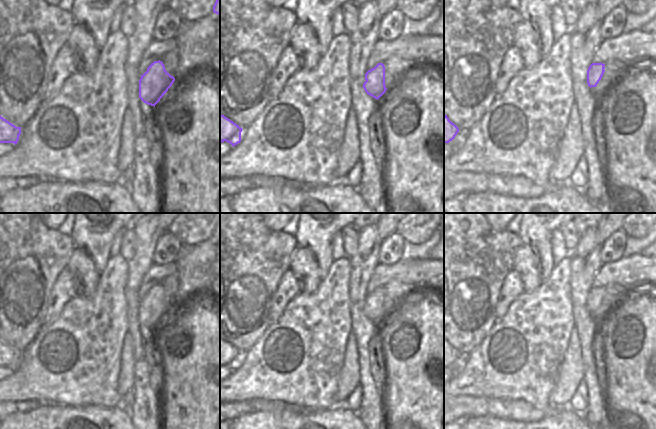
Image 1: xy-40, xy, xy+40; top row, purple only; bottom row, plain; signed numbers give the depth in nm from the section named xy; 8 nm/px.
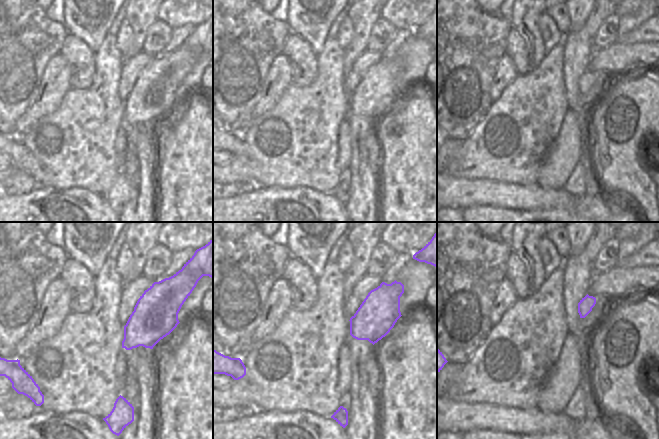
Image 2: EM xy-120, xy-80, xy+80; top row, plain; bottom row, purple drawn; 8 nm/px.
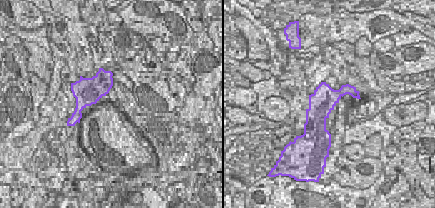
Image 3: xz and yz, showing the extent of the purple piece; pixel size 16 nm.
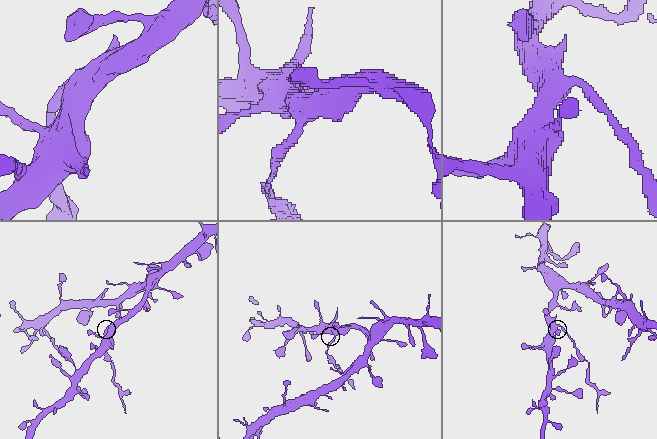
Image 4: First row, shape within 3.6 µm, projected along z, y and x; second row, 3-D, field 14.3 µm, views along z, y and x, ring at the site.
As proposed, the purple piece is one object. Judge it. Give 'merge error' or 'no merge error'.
merge error

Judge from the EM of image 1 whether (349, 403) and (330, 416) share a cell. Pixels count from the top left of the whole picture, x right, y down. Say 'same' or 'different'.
different

